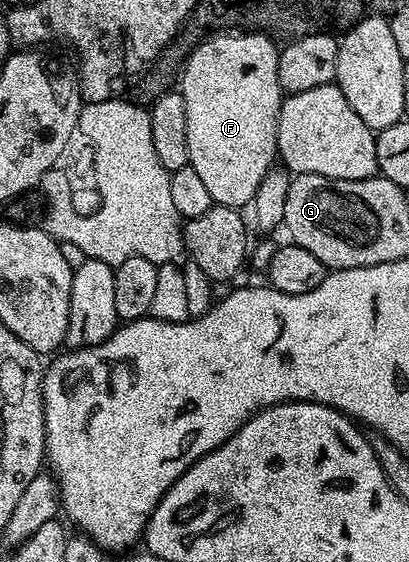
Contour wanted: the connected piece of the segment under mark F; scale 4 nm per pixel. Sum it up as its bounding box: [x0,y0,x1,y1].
[179,34,283,209]

